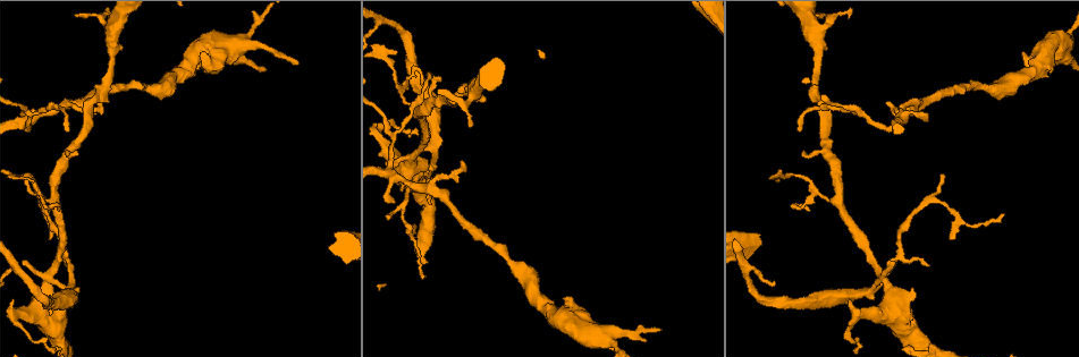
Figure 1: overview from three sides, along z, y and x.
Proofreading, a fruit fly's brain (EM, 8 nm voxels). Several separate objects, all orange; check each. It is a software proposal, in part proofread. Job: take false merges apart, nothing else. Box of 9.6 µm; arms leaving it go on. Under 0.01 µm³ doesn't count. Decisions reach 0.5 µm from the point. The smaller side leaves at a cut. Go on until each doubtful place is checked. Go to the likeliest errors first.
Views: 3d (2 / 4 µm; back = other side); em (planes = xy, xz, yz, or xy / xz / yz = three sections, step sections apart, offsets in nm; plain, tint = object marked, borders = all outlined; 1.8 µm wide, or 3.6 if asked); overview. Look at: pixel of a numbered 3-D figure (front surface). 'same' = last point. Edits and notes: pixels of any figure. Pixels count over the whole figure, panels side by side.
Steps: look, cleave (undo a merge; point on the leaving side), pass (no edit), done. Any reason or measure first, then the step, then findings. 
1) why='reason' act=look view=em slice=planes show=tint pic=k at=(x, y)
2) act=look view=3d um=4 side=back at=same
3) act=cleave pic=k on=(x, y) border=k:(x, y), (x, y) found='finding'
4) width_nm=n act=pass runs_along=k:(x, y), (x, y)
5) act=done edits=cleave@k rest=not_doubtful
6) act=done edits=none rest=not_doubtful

act=look view=3d um=2 side=back pic=1 at=(413, 152)

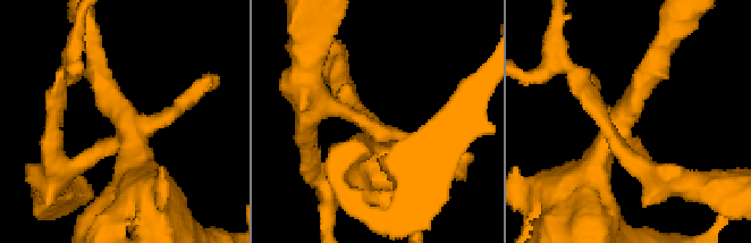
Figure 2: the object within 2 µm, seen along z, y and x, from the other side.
act=look view=em slice=planes show=tint pic=2 at=(624, 126)

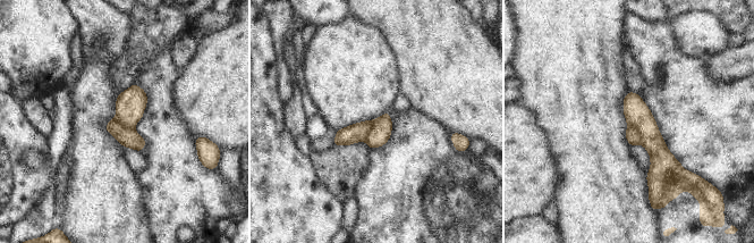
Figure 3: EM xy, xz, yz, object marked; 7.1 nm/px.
act=cleave pic=3 on=(633, 136) border=3:(628, 126), (637, 131), (641, 143) found='two cells meet here'

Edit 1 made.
act=look view=overview

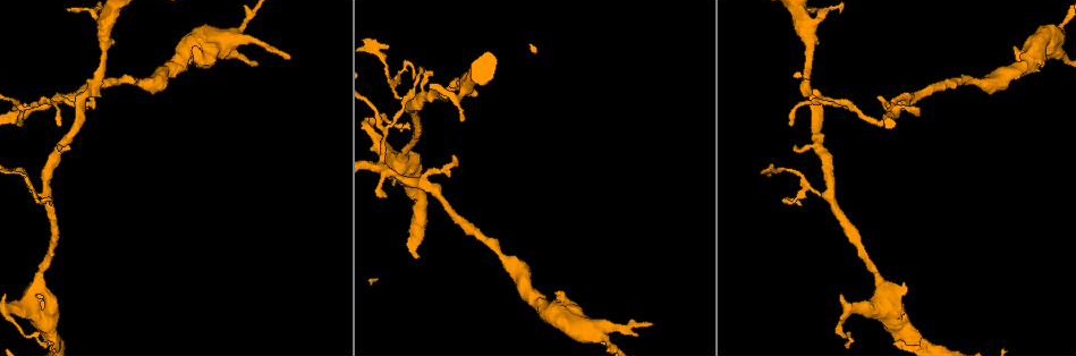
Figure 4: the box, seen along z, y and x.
act=look view=em slice=planes show=tint pic=4 at=(828, 196)

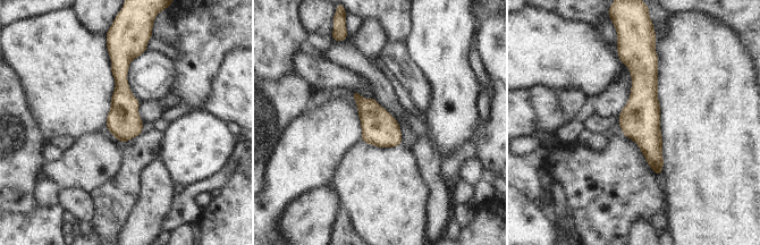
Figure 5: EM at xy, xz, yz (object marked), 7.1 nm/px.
act=pass runs_along=5:(628, 53), (658, 171) found='all the same cell'

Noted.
why='sharp bend' act=look view=em slice=planes show=tint pic=2 at=(406, 165)

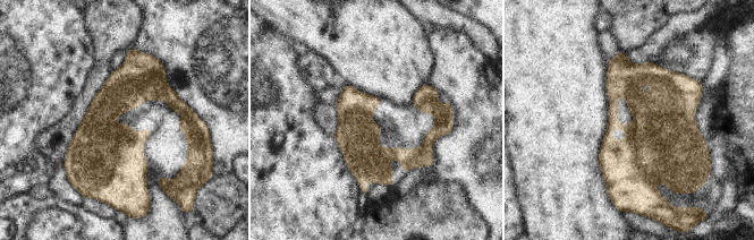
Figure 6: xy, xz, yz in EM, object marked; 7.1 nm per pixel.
act=pass runs_along=6:(445, 113), (417, 154), (337, 135) found='continuous, no second cell'

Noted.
why='arms part here' act=look view=em slice=planes show=borders pic=4 at=(851, 110)

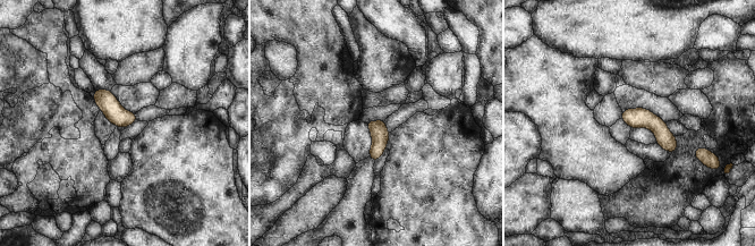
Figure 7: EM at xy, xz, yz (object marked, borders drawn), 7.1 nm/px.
act=pass runs_along=7:(625, 115), (646, 118), (673, 146) found='one cell here'

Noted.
act=done edits=cleave@3 rest=not_doubtful

